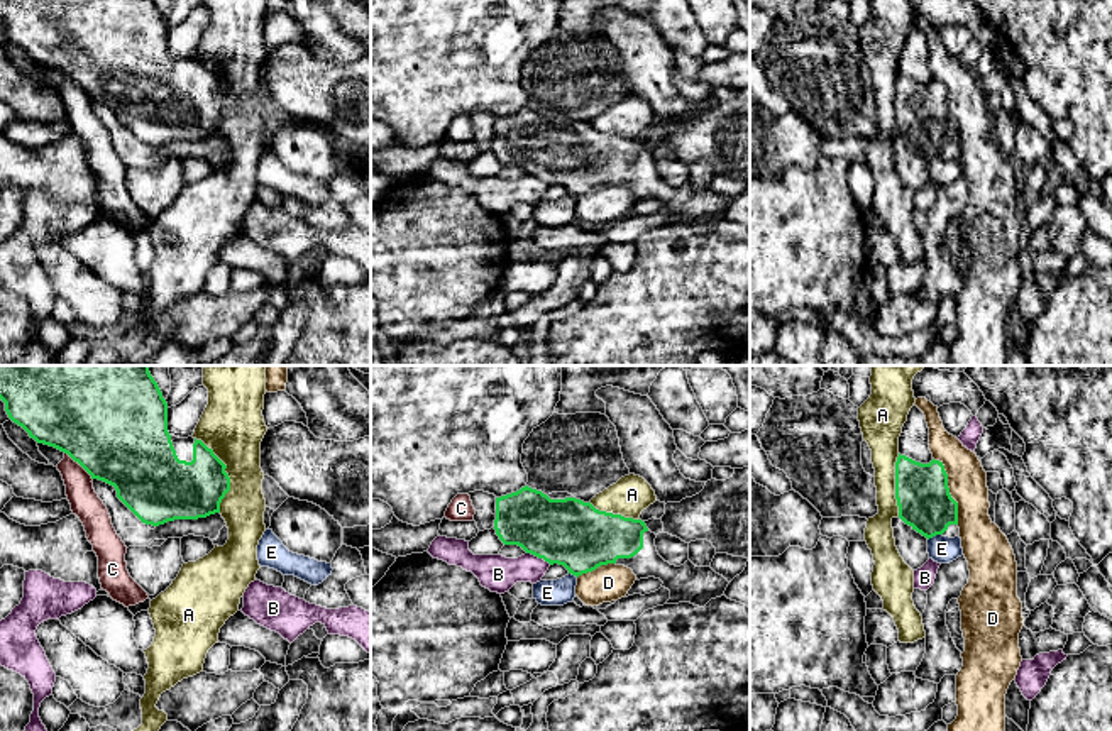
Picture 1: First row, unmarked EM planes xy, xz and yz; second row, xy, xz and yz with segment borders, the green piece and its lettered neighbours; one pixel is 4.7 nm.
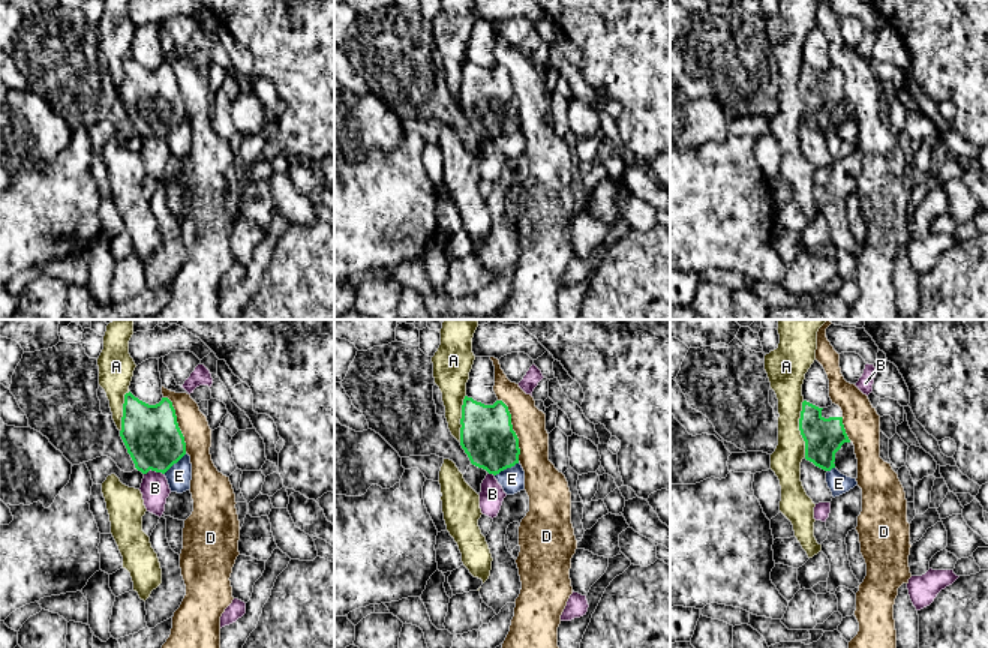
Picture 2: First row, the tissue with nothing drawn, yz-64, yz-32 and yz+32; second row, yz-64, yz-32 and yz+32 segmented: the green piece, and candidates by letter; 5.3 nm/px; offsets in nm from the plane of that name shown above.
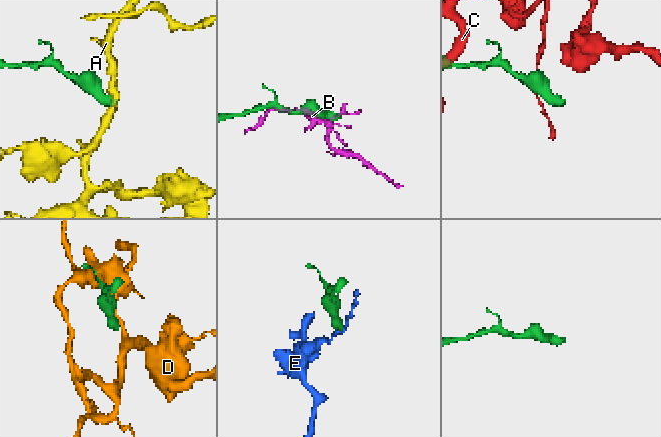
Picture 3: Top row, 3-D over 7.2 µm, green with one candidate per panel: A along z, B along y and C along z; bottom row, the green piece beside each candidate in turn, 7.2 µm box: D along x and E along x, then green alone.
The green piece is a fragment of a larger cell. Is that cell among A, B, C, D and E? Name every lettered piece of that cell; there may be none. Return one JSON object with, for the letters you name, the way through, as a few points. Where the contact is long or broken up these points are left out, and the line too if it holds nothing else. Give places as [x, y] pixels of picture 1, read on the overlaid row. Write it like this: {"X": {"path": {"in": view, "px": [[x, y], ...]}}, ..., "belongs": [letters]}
{"belongs": []}

